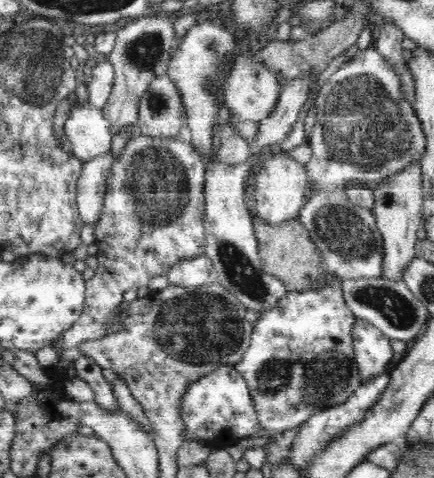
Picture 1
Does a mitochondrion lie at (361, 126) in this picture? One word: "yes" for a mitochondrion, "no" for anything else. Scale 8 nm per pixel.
yes

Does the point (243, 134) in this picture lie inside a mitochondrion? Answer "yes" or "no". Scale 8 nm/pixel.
no

